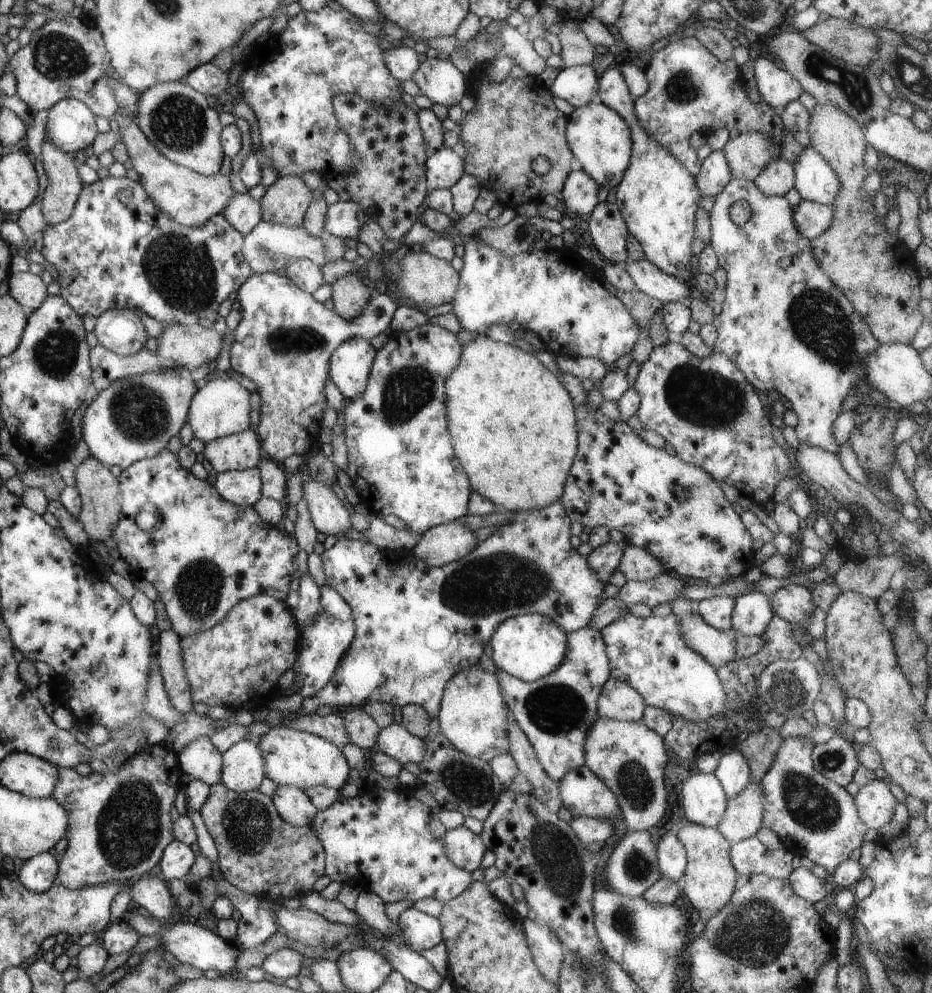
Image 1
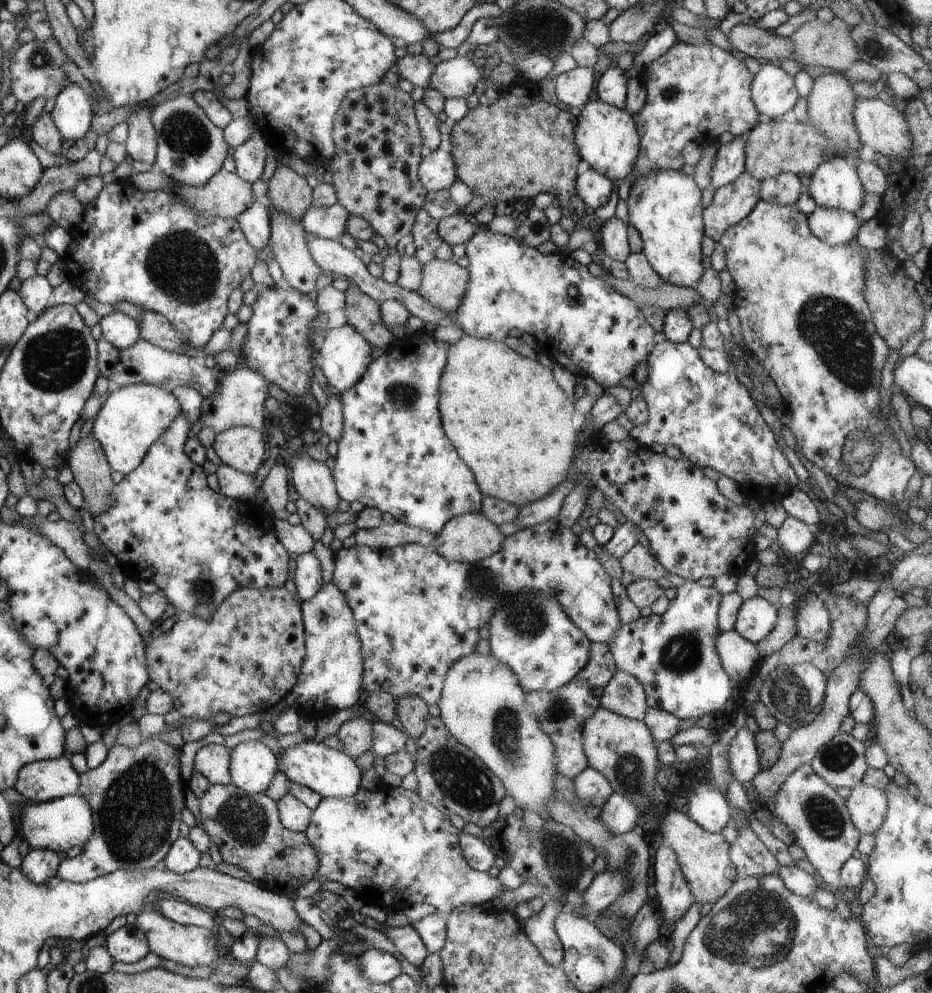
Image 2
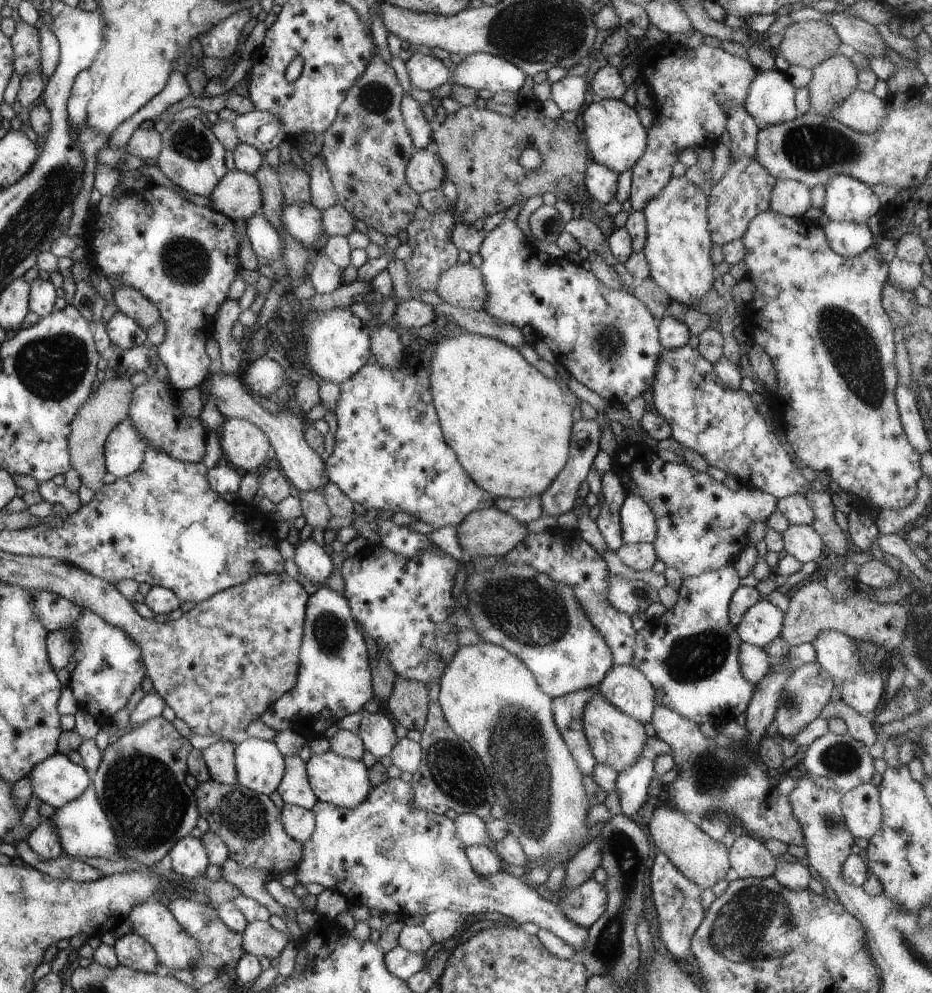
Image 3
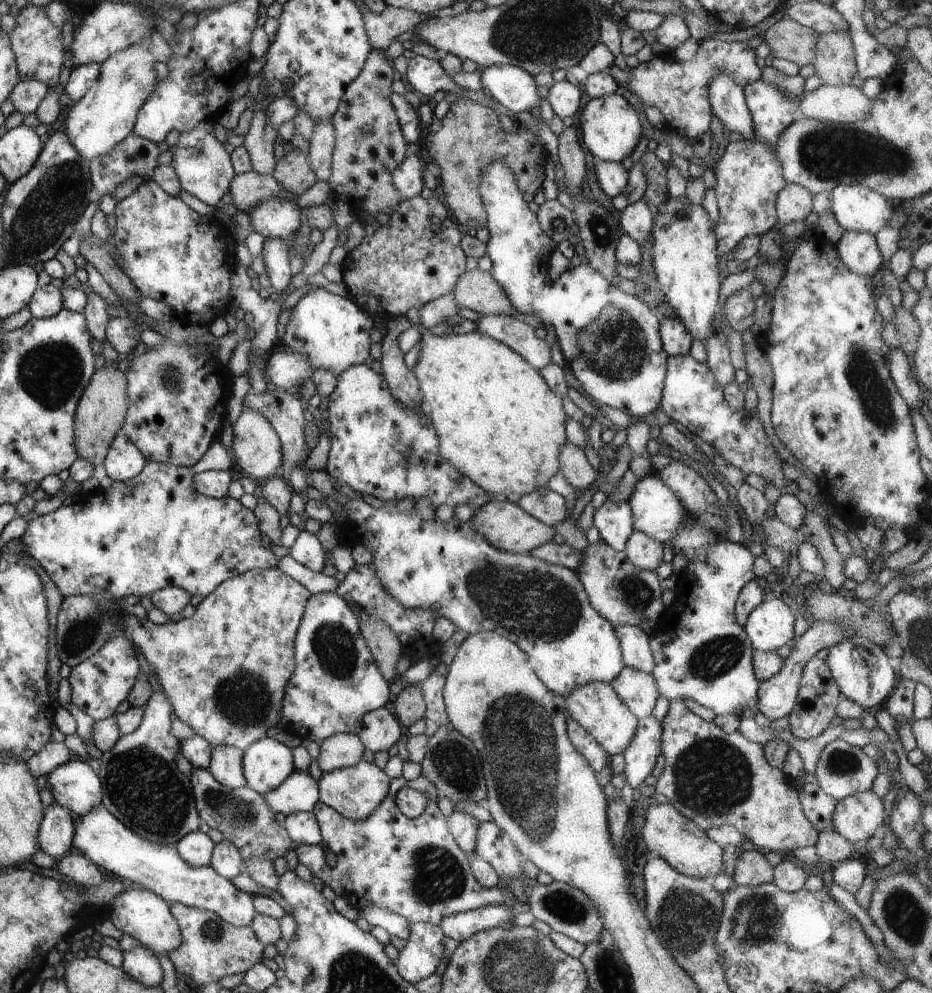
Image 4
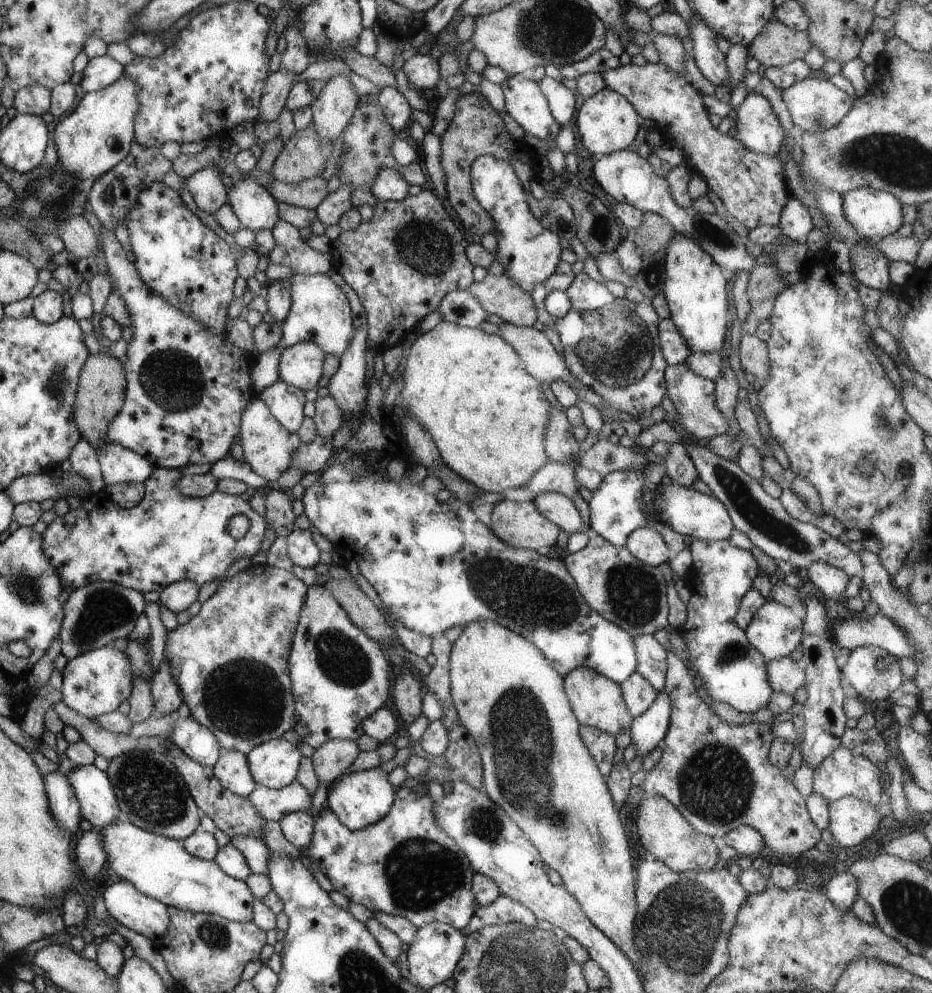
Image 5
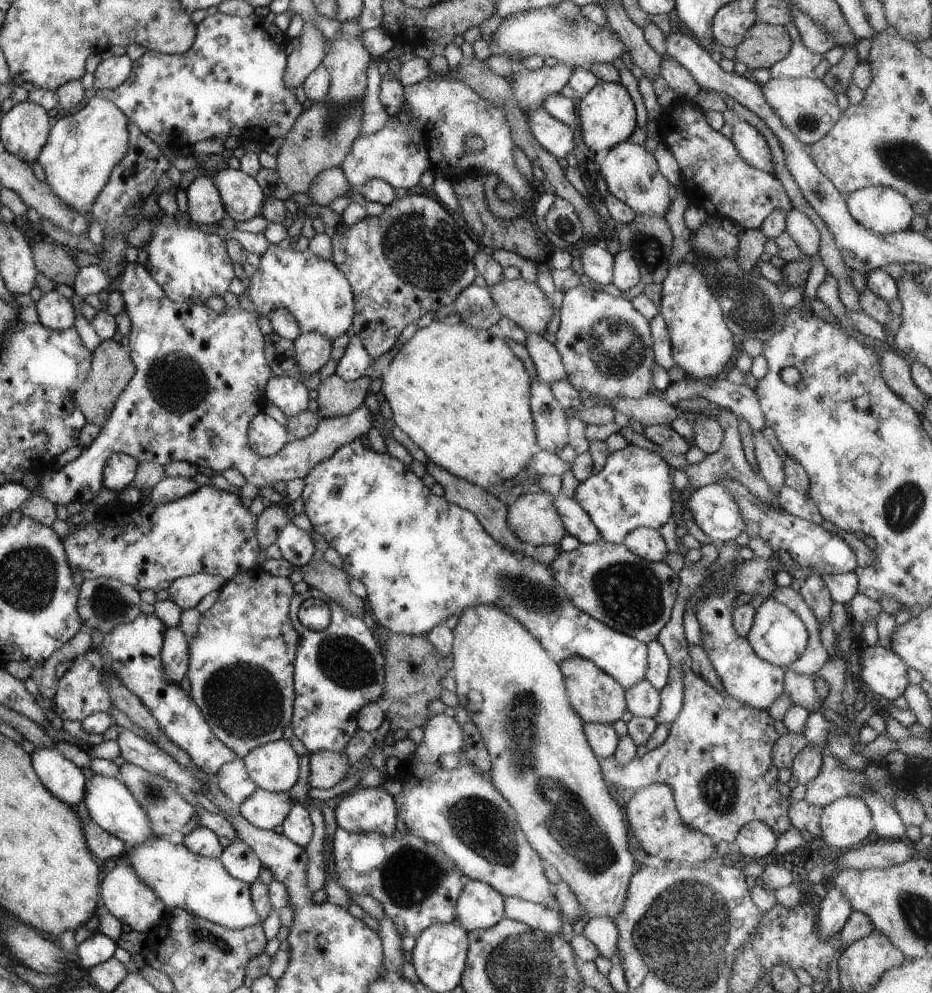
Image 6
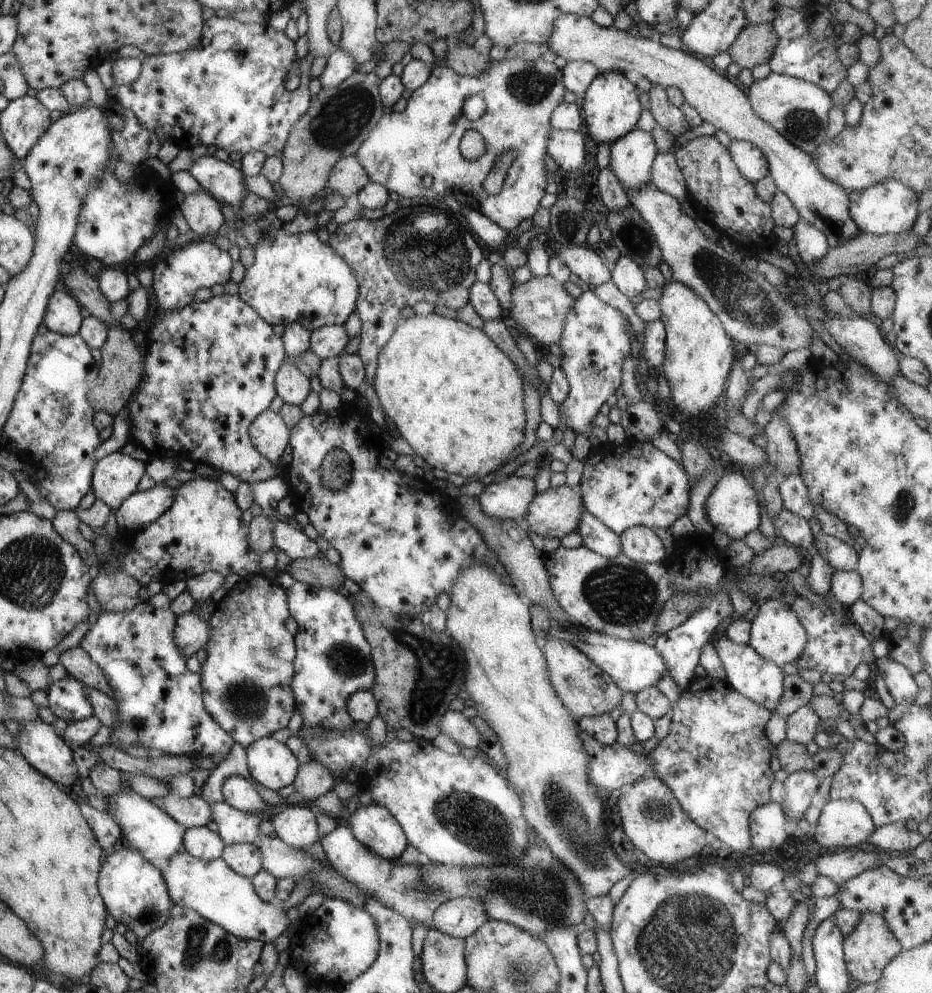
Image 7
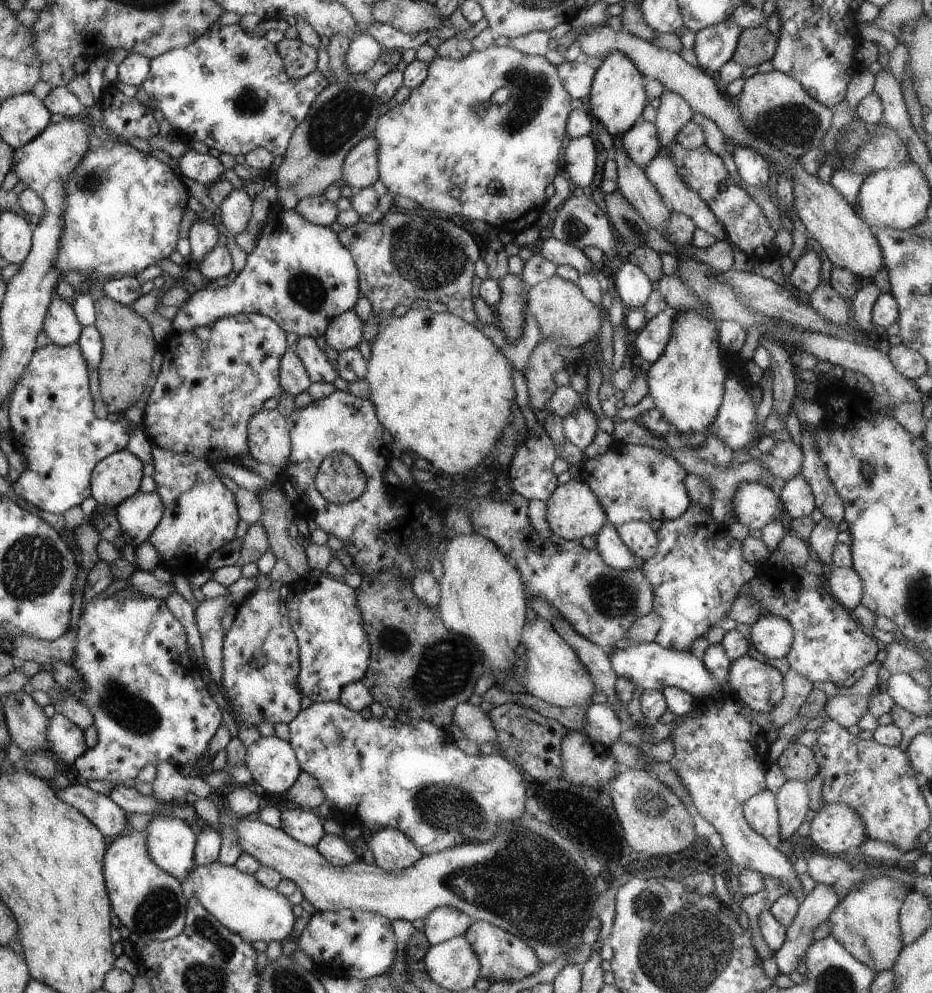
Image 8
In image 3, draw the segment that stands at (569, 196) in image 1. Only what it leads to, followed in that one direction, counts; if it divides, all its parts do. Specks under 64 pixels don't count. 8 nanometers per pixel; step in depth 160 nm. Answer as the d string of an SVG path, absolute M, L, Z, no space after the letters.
M592 161L585 170L585 189L590 201L598 200L604 206L615 197L618 173Z

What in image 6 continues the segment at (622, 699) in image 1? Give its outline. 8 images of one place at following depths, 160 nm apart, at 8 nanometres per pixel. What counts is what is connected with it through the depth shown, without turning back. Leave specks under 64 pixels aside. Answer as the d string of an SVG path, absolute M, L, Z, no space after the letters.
M645 678L625 689L627 709L634 717L652 719L660 708L660 693Z

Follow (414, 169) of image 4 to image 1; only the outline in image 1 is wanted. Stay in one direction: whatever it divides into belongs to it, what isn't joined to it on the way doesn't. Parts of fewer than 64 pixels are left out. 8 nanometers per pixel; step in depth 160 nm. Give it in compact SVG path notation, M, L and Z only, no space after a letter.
M446 146L429 154L425 162L425 177L429 190L449 189L466 172L462 151Z

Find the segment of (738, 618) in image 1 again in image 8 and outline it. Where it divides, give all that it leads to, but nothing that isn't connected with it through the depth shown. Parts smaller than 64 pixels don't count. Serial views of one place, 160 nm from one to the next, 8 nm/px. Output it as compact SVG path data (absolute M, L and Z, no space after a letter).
M762 614L750 630L750 642L754 653L770 659L786 657L792 648L793 639L794 630L790 622L774 614Z

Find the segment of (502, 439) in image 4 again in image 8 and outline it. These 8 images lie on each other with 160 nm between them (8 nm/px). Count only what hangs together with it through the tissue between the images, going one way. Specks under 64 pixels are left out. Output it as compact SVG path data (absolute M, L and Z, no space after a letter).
M417 304L412 306L404 316L393 317L386 326L382 326L371 345L372 356L367 361L367 374L365 380L370 386L369 400L374 406L378 422L383 430L388 430L392 435L395 450L418 454L419 458L428 460L438 472L445 474L462 474L475 470L478 465L490 454L494 454L498 440L508 431L512 423L515 388L512 380L512 368L504 354L494 345L494 342L485 336L478 328L473 327L450 312L432 312L427 306Z

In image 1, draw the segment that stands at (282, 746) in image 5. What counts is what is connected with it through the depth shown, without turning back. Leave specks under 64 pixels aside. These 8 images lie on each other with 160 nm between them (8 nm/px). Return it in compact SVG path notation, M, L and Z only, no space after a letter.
M255 739L233 744L224 753L223 762L221 783L237 793L258 789L267 776L264 754Z

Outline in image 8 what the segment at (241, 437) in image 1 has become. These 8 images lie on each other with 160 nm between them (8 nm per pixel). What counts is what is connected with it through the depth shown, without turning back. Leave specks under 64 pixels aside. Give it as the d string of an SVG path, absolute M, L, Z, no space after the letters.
M262 409L248 425L248 442L256 461L283 468L291 452L287 418L277 409Z

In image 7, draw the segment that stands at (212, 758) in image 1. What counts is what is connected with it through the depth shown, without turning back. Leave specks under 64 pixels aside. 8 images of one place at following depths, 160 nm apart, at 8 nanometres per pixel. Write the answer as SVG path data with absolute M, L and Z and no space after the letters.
M234 775L228 777L222 785L223 800L232 808L241 811L268 811L270 806L256 791L249 777Z

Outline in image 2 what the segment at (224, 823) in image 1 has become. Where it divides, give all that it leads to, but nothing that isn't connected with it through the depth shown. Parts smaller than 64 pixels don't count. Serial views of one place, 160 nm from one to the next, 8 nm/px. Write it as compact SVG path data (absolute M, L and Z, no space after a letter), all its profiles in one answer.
M232 783L210 785L199 798L200 820L209 837L216 843L224 862L234 864L250 874L254 883L272 892L294 899L300 886L314 878L319 867L319 858L315 848L305 832L294 832L281 823L277 802L263 793L250 794L236 788Z

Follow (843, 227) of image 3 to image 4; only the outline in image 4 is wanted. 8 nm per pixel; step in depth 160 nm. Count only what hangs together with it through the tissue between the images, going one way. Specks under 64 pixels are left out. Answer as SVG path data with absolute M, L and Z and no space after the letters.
M846 231L835 245L840 260L856 274L875 277L875 272L884 264L873 234Z

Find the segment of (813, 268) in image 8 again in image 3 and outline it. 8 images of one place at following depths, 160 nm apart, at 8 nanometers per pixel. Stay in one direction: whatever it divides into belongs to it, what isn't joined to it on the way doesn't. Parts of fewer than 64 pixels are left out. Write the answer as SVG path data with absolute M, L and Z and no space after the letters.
M777 179L770 195L770 206L774 212L803 218L811 207L811 188L794 179Z

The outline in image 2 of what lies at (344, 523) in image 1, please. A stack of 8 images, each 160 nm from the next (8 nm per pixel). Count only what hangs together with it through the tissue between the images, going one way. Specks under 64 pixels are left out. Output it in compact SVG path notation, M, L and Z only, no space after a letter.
M301 450L293 455L291 462L290 478L299 496L328 516L338 512L341 498L326 463L315 461Z

